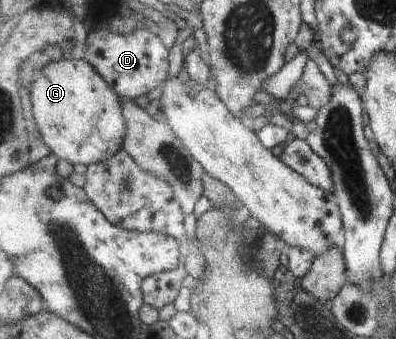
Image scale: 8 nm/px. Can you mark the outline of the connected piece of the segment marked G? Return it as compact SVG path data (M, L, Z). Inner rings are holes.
M60 59L44 67L44 75L32 85L28 94L29 109L41 135L48 147L59 159L65 159L73 165L91 166L112 159L125 147L128 123L124 113L124 100L108 80L90 63L88 59Z

